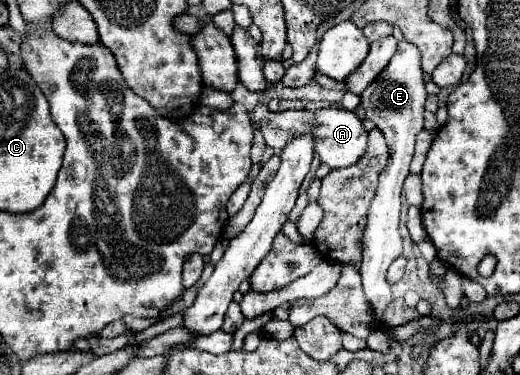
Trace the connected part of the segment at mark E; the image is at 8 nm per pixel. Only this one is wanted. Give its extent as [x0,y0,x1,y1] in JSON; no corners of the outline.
[361,40,427,316]

